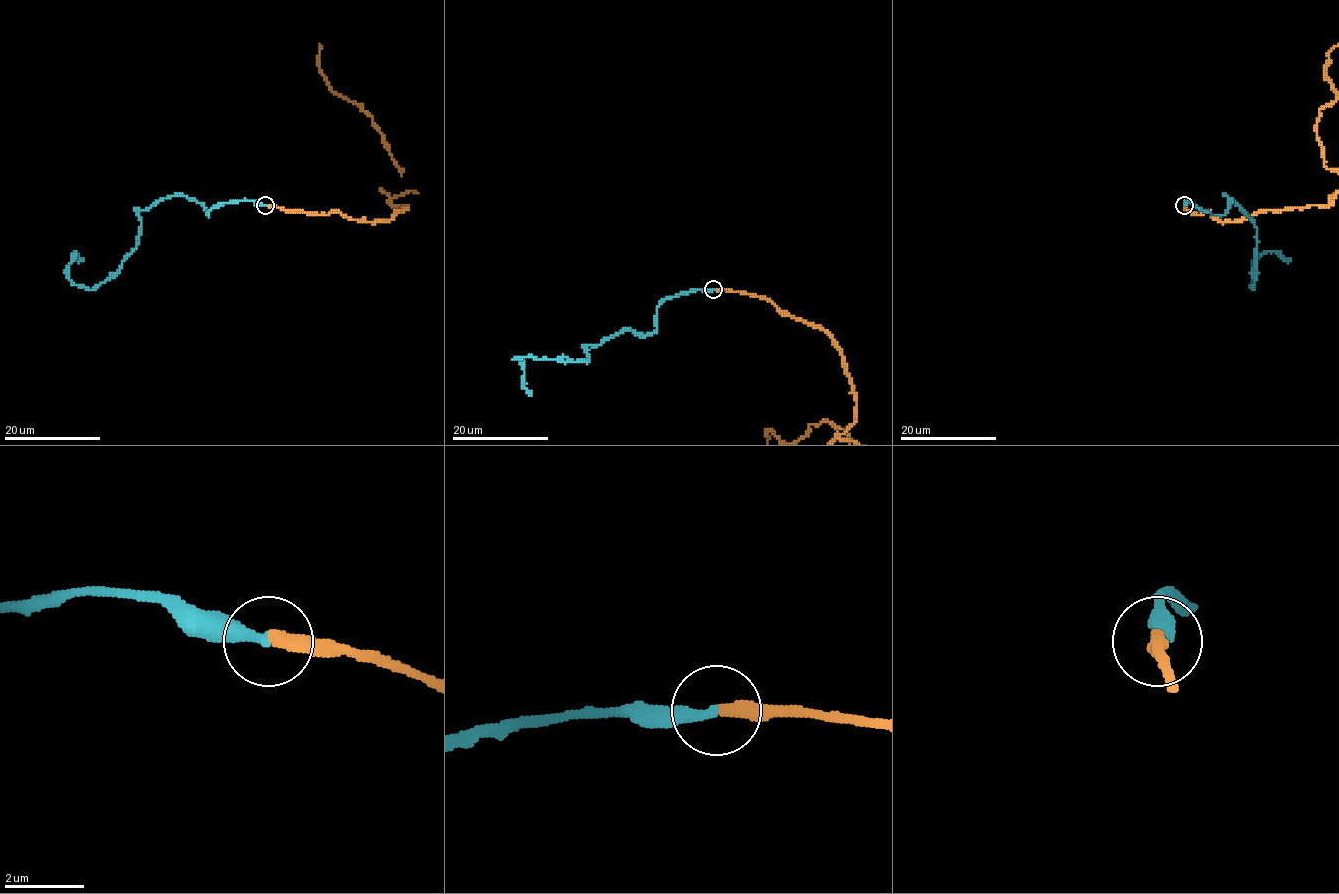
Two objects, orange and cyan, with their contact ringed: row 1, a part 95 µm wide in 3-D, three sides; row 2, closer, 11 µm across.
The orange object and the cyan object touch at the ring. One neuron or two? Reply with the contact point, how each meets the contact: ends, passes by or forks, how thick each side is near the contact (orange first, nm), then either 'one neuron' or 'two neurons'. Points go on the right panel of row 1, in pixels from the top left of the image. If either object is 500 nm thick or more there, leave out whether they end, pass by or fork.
place (1184, 205); orange ends; cyan ends; calibres 360 and 280 nm; one neuron

